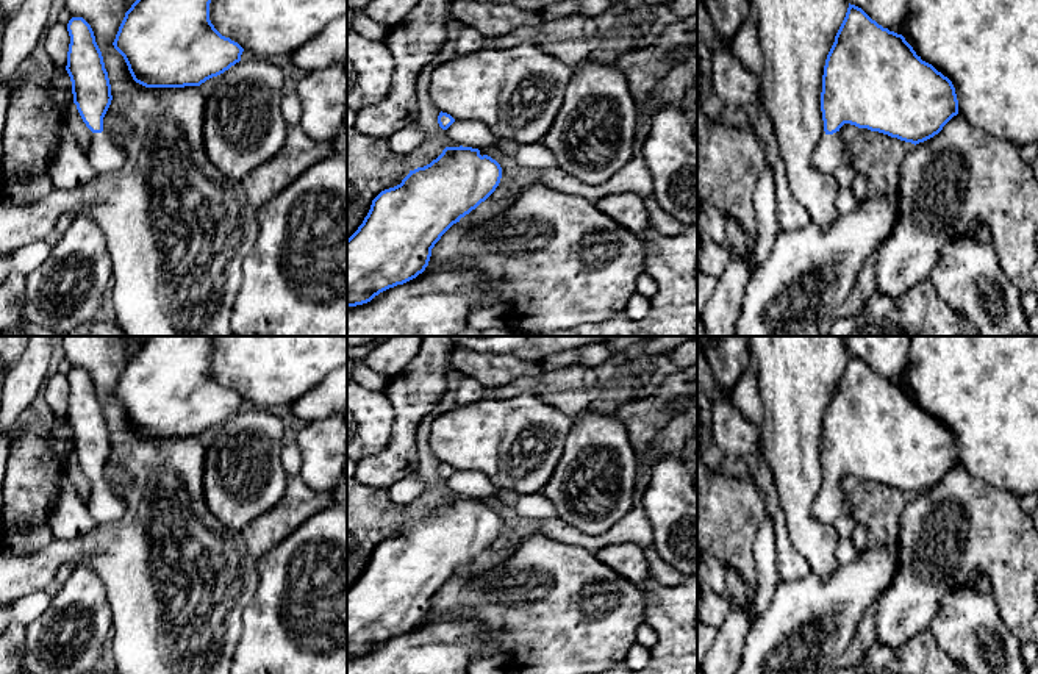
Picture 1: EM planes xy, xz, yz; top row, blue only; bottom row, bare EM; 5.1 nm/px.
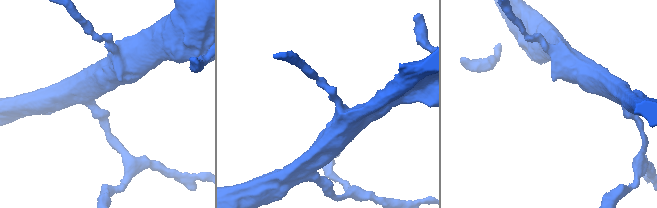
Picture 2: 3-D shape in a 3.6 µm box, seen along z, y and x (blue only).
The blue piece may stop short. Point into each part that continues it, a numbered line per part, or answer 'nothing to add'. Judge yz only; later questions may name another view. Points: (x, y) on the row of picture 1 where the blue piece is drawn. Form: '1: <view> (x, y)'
1: yz (830, 154)

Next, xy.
1: xy (105, 155)

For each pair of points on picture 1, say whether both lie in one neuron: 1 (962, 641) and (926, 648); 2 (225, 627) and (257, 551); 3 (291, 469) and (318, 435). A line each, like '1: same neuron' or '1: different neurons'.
1: different neurons
2: different neurons
3: different neurons

